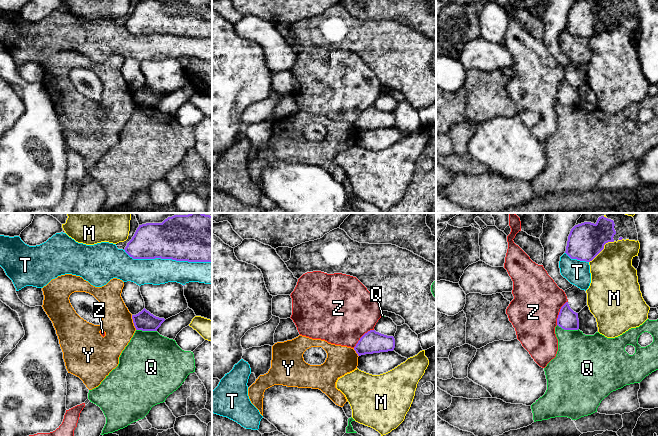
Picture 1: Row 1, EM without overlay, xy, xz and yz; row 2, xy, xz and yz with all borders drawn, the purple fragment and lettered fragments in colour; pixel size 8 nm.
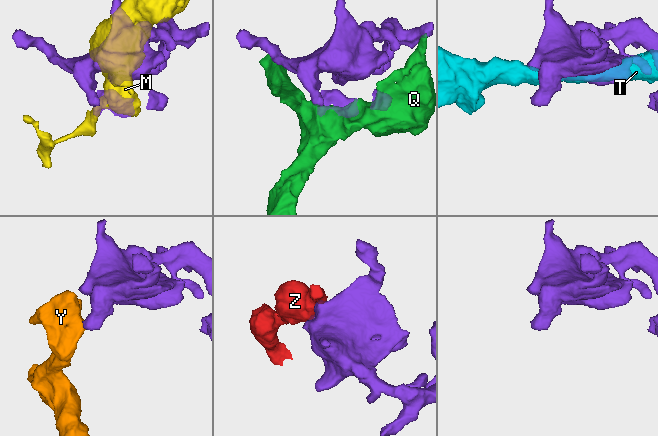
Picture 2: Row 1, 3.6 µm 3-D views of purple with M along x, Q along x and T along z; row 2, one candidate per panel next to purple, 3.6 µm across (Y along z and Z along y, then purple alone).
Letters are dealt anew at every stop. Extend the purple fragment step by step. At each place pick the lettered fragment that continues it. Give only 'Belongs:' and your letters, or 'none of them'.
Belongs: none of them

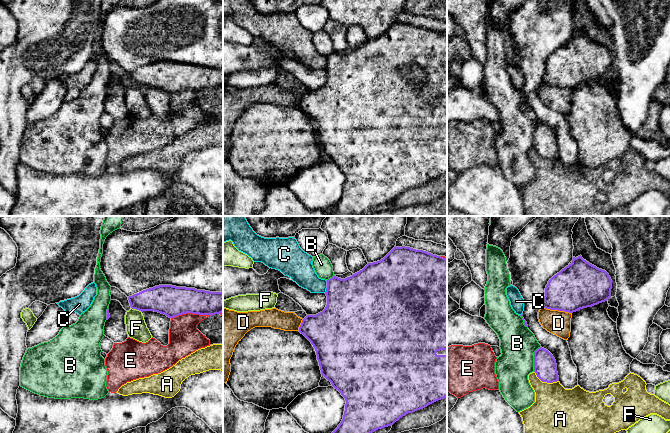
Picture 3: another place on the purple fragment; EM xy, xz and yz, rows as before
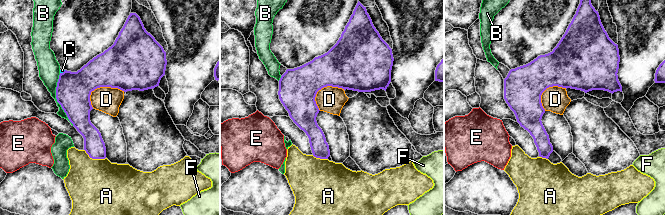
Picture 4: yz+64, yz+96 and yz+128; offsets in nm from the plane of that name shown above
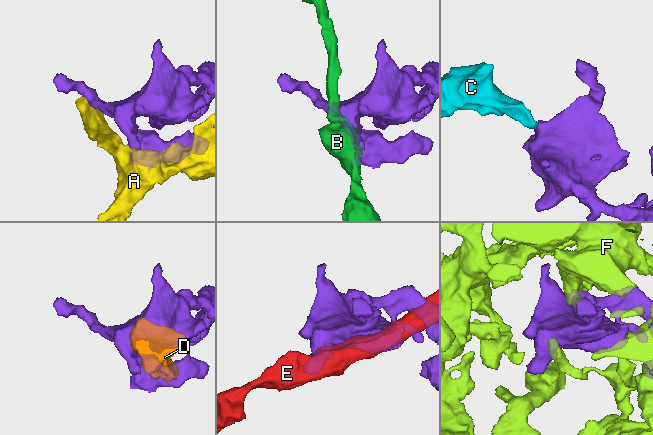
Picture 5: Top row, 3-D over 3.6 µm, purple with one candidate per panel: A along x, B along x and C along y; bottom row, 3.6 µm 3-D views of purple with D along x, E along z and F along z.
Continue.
Belongs: none of them

